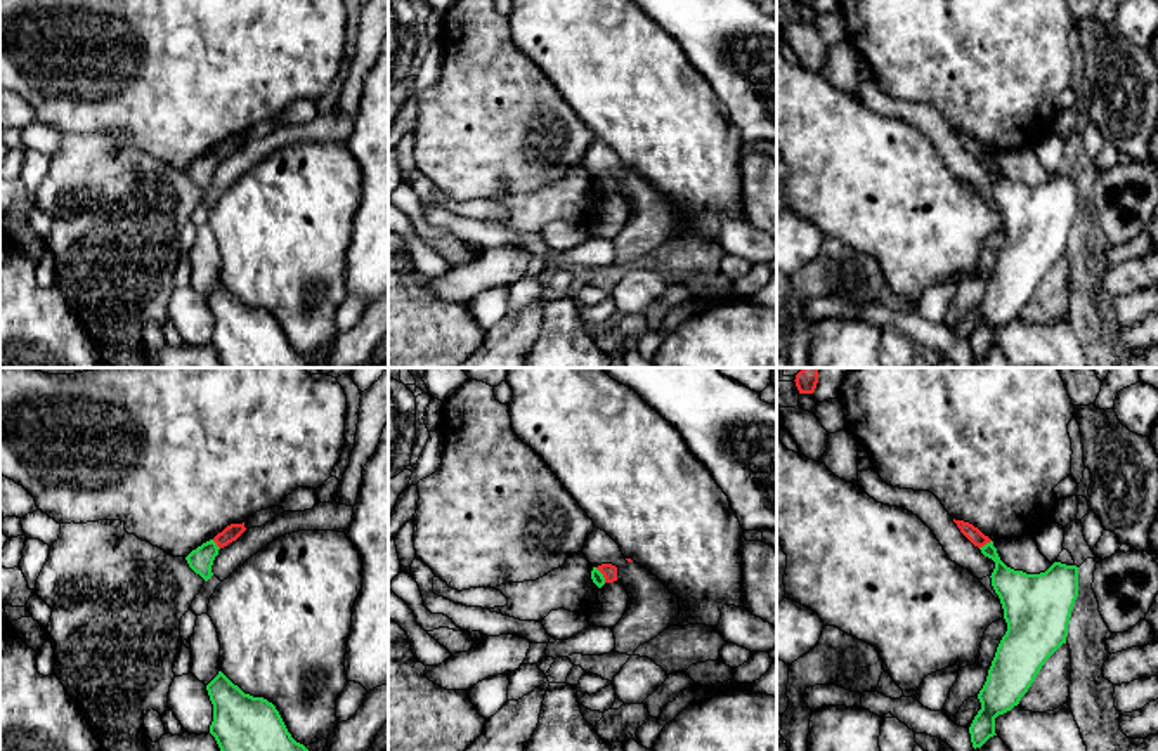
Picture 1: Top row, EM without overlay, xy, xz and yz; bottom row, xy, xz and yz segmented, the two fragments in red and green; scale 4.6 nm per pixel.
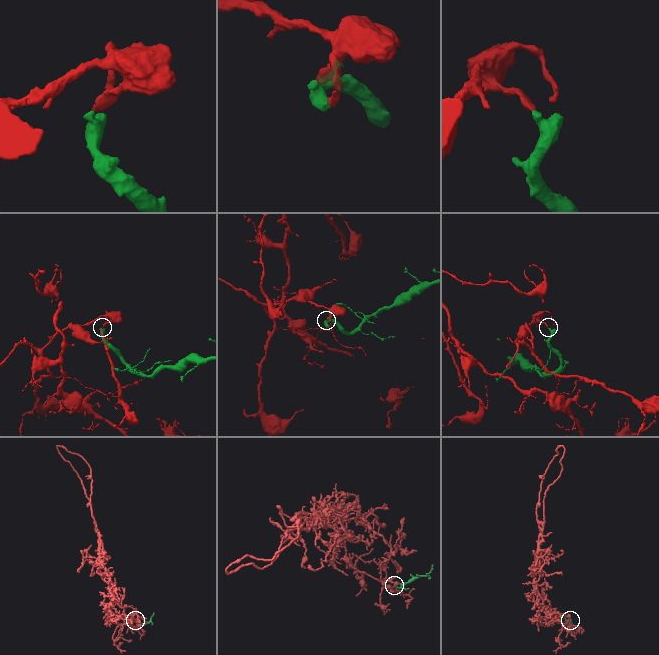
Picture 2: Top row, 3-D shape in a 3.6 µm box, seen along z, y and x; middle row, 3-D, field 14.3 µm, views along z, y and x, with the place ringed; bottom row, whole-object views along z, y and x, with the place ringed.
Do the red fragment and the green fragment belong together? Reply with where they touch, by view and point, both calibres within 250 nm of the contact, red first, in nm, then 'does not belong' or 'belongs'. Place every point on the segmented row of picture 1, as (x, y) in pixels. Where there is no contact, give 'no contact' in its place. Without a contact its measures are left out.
xz (602, 573) | 70/60 nm | does not belong

